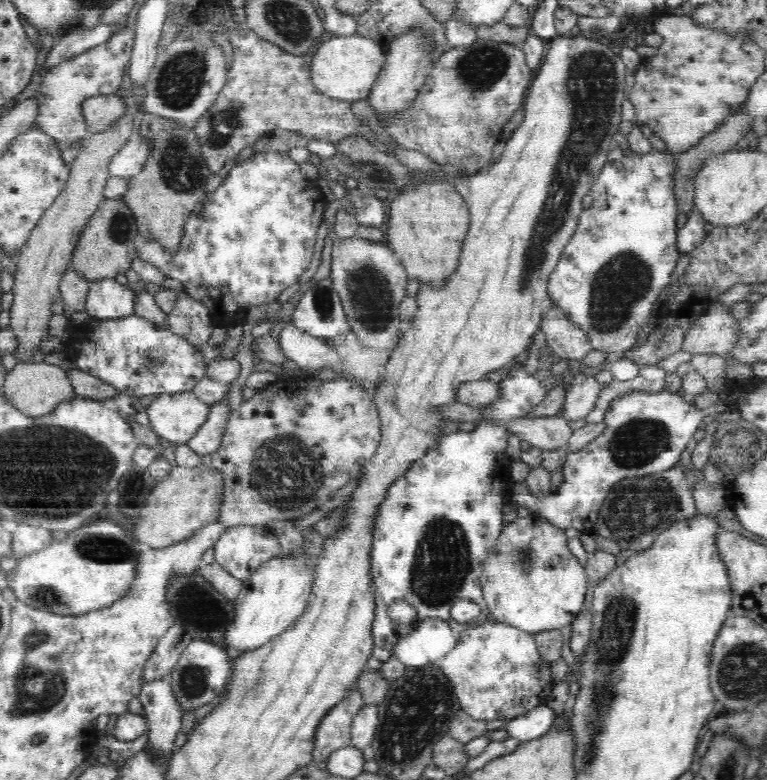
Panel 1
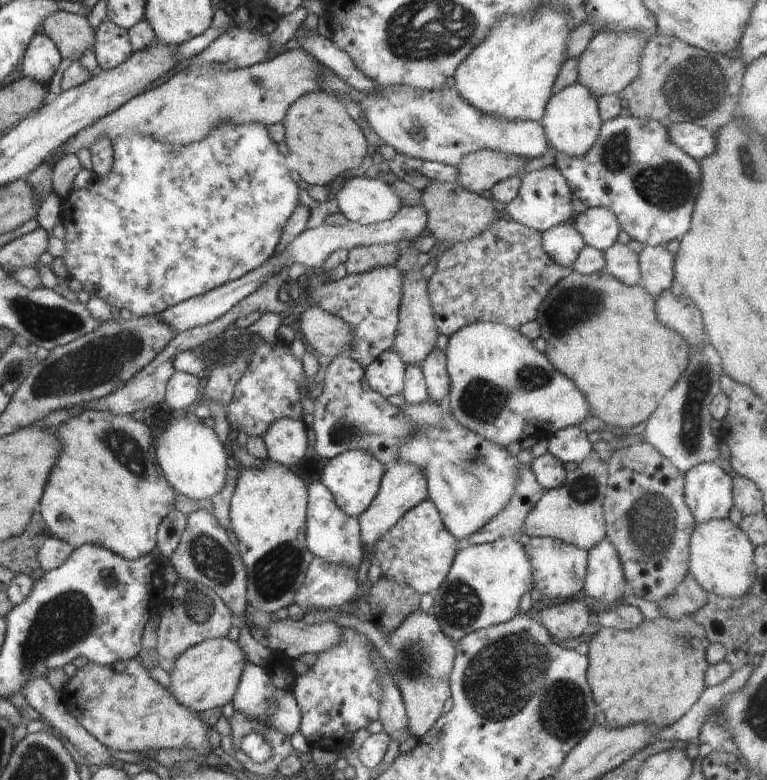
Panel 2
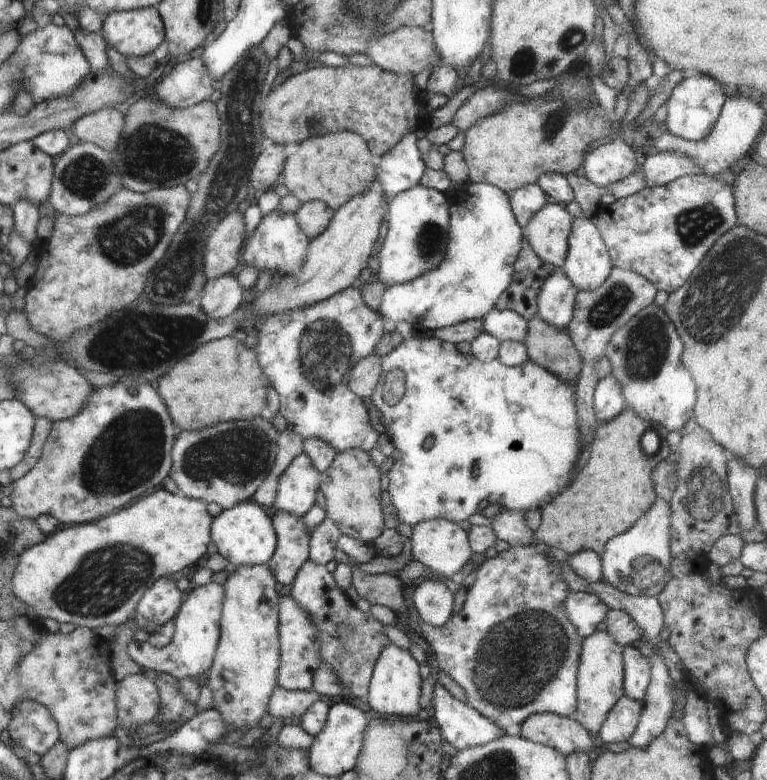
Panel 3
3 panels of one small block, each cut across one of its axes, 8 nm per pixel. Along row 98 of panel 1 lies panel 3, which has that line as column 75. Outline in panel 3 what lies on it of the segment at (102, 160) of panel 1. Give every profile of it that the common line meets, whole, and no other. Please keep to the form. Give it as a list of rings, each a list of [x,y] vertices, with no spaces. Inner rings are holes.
[[[109,107],[78,118],[72,130],[81,142],[96,144],[111,153],[121,141],[124,129],[125,116]]]

